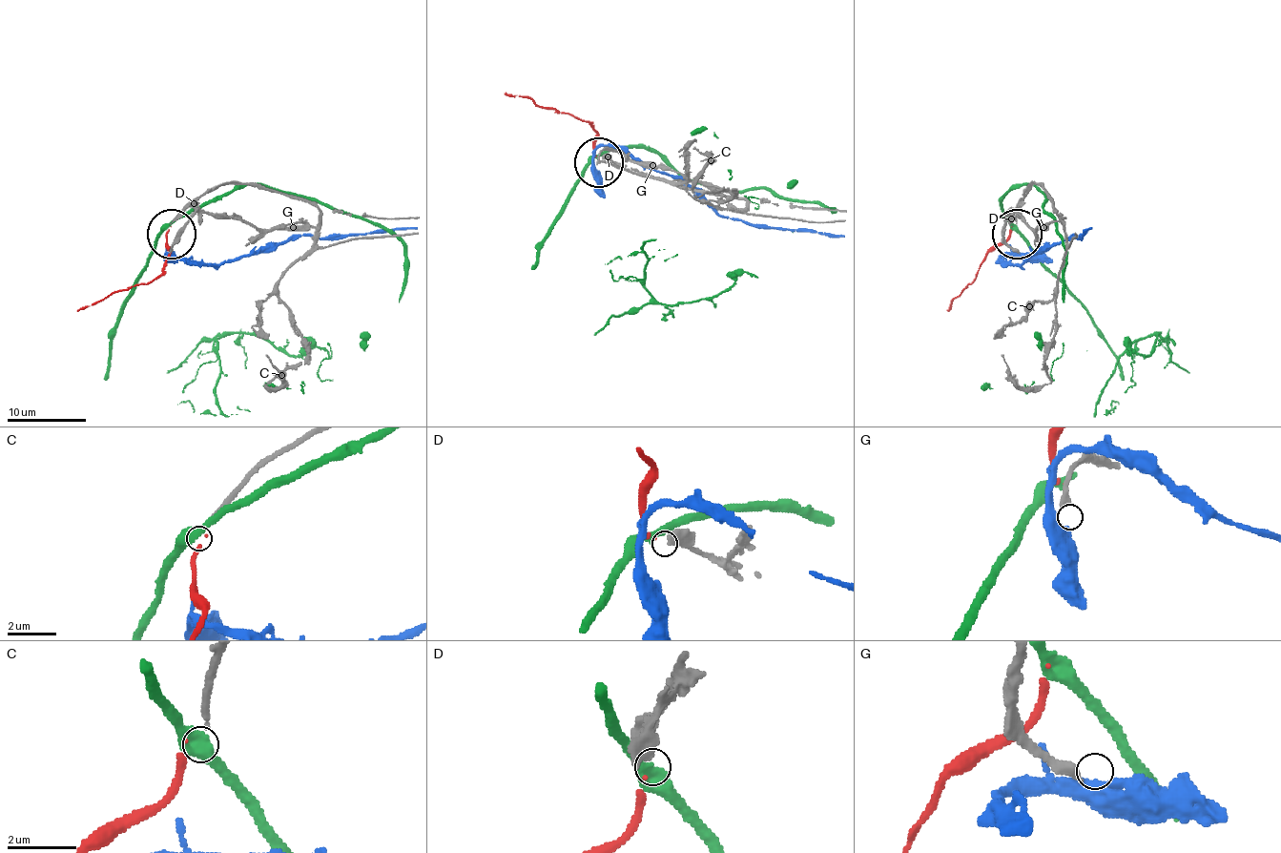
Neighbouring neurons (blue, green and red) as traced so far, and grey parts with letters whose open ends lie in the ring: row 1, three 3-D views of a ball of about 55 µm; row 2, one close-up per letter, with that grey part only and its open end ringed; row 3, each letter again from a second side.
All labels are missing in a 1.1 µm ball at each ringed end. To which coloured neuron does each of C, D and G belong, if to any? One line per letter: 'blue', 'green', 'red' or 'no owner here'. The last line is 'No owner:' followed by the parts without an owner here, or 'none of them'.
C: no owner here
D: red
G: blue
No owner: C

